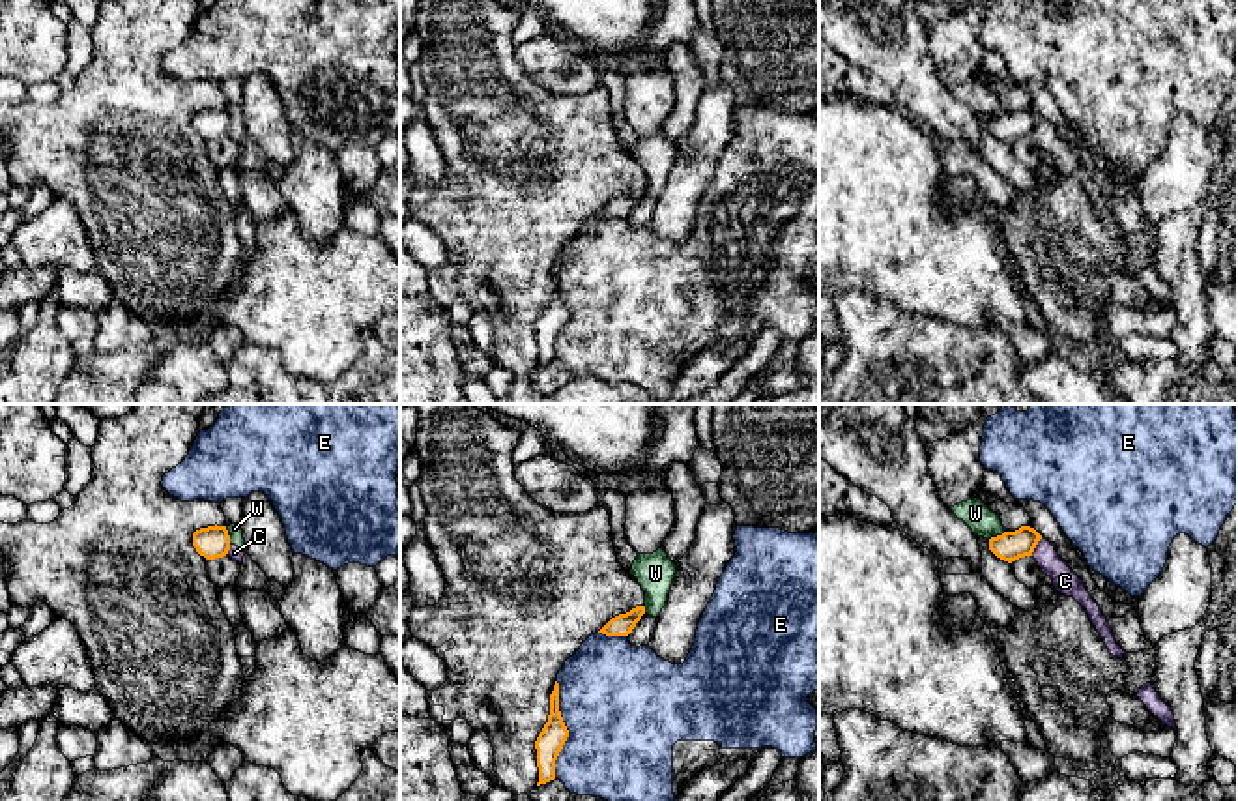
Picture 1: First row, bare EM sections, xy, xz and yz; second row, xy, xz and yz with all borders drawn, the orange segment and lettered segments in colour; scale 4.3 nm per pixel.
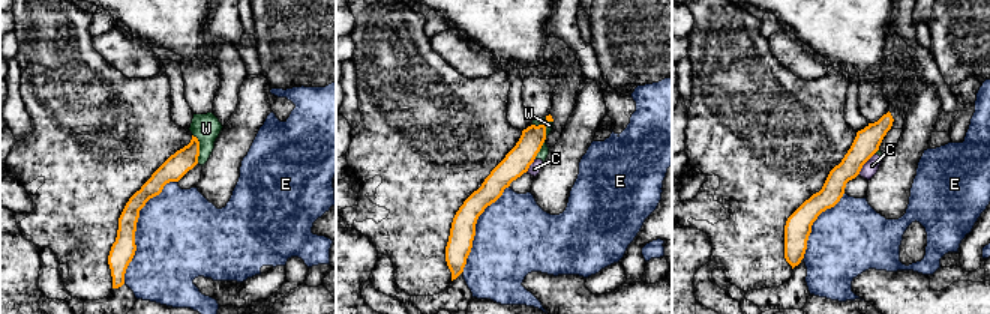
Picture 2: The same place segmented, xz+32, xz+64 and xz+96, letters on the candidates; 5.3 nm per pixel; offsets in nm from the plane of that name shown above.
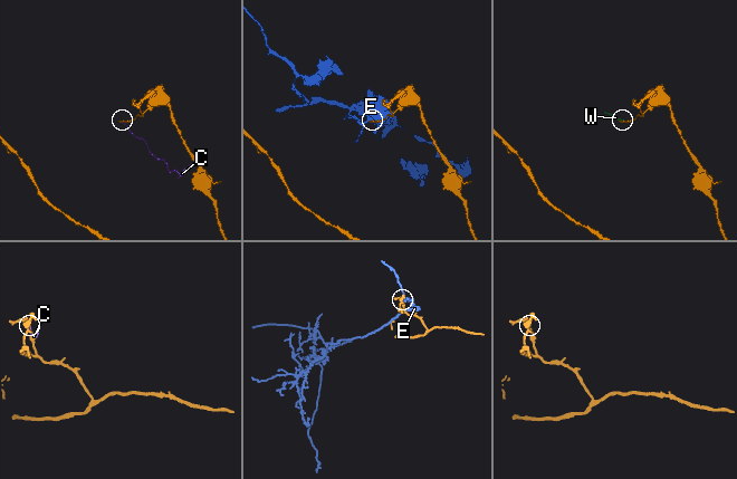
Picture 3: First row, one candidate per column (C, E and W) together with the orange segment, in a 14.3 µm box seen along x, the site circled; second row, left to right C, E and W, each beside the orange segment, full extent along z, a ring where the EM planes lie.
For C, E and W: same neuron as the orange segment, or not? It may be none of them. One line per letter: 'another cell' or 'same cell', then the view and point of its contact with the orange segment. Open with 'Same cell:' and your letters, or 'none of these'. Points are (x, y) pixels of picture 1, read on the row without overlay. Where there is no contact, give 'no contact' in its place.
Same cell: none of these
C: another cell; meets orange in yz at (1035, 128)
E: another cell; meets orange in xz at (565, 309)
W: another cell; meets orange in xy at (229, 116)

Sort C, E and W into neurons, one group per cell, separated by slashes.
C W / E

